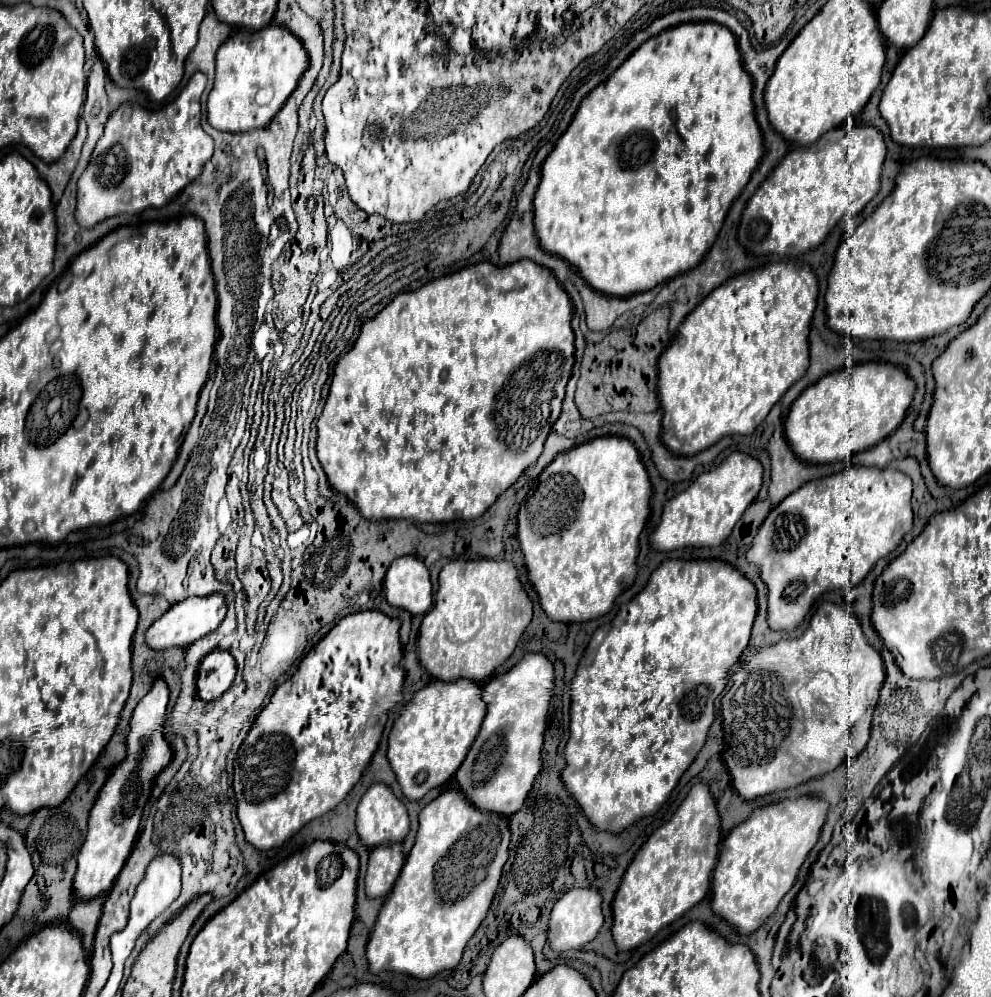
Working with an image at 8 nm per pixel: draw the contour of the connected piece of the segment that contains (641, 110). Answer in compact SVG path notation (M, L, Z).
M713 21L683 23L677 27L665 29L657 37L651 37L649 41L645 41L607 81L599 83L581 101L571 125L559 137L555 149L549 153L549 157L545 159L541 167L541 181L535 193L533 213L535 213L535 233L539 237L543 251L555 257L561 257L573 267L577 267L581 277L595 291L609 297L629 297L635 293L649 291L657 287L659 283L697 267L703 255L713 245L733 199L749 183L751 173L757 169L765 153L761 131L753 115L751 91L753 91L753 81L749 79L749 73L743 69L737 39L727 27L721 27L719 23L713 23Z

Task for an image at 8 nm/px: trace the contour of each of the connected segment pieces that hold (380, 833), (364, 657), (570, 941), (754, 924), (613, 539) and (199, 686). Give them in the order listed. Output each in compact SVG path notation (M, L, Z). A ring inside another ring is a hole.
M375 783L357 807L357 835L365 847L401 843L409 833L407 809L385 783Z
M377 609L359 611L343 617L303 657L297 673L277 687L267 707L257 715L233 763L237 817L247 843L259 851L279 847L279 843L297 833L303 825L325 815L347 797L377 749L389 711L403 701L401 685L405 673L399 661L399 621Z
M571 889L565 895L559 897L555 903L551 915L549 915L549 931L547 931L547 943L553 951L569 951L579 949L585 943L593 941L603 925L603 913L601 913L601 895L597 889Z
M819 797L785 799L755 809L749 819L733 827L721 843L719 861L713 871L711 909L739 933L759 929L793 887L799 867L819 839L827 807Z
M599 437L599 439L593 439L593 441L587 441L579 447L573 447L569 451L563 451L559 453L543 471L541 475L537 477L537 489L533 493L533 497L529 499L529 505L527 509L519 509L519 527L517 527L517 539L519 539L519 545L521 545L521 551L523 551L523 557L525 557L525 565L527 565L527 571L529 571L529 579L535 587L535 591L539 593L541 597L541 605L543 605L543 611L547 613L549 619L553 621L563 621L563 623L585 623L585 621L591 621L595 617L601 617L605 615L615 599L619 597L619 593L623 589L627 589L633 579L635 579L635 573L637 573L637 565L635 565L635 559L637 559L637 553L639 553L639 533L643 531L645 527L645 521L649 517L649 499L651 499L651 483L649 483L649 475L639 459L639 453L633 445L633 441L625 439L625 437Z
M215 649L209 655L205 655L195 679L197 697L201 697L203 701L213 701L221 697L231 687L235 669L235 659L229 651Z

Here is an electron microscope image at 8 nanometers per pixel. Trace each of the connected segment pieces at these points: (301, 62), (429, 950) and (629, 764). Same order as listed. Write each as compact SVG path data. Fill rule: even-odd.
M269 25L261 31L233 33L229 43L225 43L217 53L215 85L207 101L209 123L219 131L231 133L267 127L297 87L307 65L309 61L303 43L287 27ZM261 91L269 91L269 99L265 103L257 103L257 93Z
M443 791L437 799L425 805L419 813L419 831L415 845L407 855L401 875L387 895L371 931L367 943L369 971L399 971L417 979L429 979L441 971L457 967L467 941L473 937L479 923L489 911L501 879L501 869L507 861L509 839L511 835L507 817L479 811L465 799L465 795L461 795L461 791Z
M667 559L653 571L645 589L641 593L637 593L629 603L625 603L611 623L603 625L601 629L597 629L593 633L593 637L585 649L585 655L579 661L573 683L571 683L571 725L569 725L569 741L567 741L565 753L563 753L565 769L561 773L561 781L563 781L565 789L569 791L569 795L581 805L585 817L589 819L589 823L595 829L621 833L623 829L627 829L629 825L633 825L641 817L653 815L665 803L665 799L669 797L669 793L677 785L679 777L693 763L695 755L701 751L701 747L707 739L707 731L715 719L715 699L725 689L729 669L739 661L743 649L749 643L755 615L757 615L755 585L743 573L739 573L737 569L727 565L725 561L679 563L679 561Z

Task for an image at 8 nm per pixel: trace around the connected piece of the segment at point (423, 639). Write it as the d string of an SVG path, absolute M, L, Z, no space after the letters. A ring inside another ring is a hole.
M449 561L439 573L435 605L421 621L417 641L419 663L441 681L453 681L459 677L485 681L511 657L531 615L531 601L523 591L511 561Z

